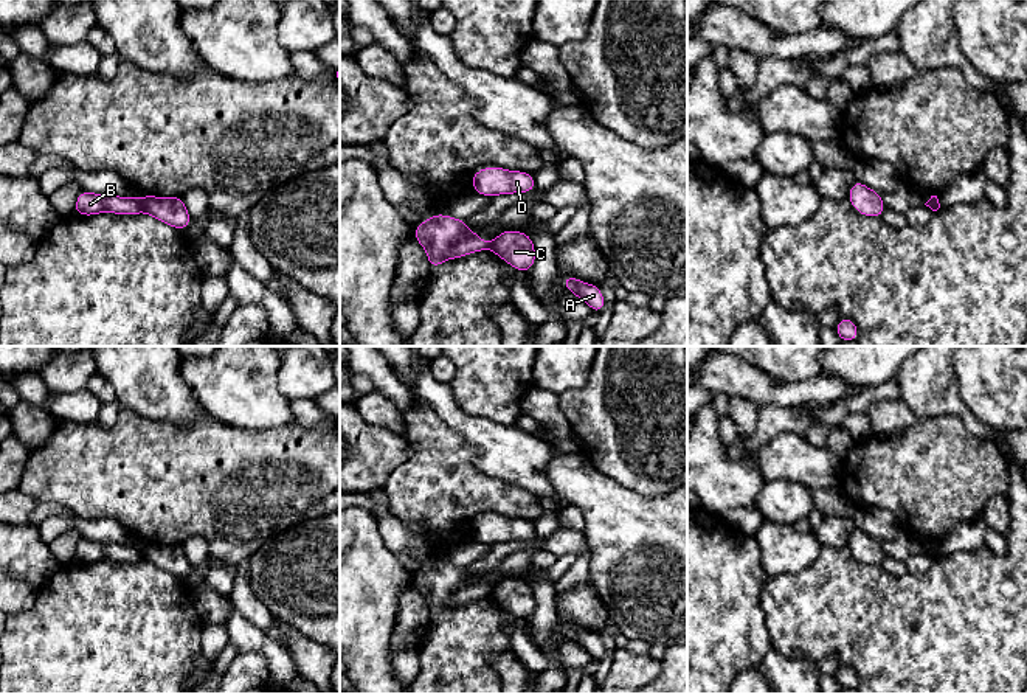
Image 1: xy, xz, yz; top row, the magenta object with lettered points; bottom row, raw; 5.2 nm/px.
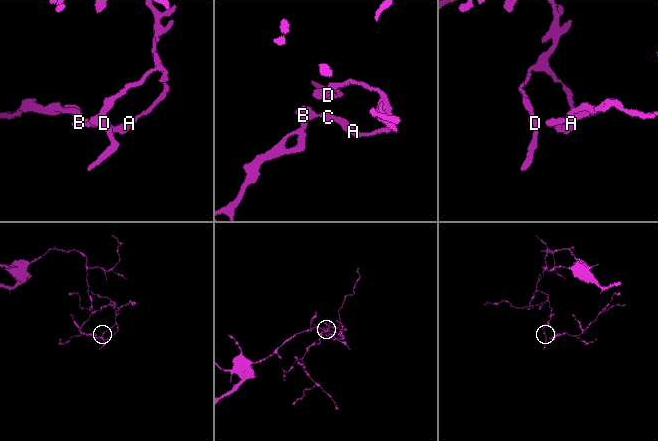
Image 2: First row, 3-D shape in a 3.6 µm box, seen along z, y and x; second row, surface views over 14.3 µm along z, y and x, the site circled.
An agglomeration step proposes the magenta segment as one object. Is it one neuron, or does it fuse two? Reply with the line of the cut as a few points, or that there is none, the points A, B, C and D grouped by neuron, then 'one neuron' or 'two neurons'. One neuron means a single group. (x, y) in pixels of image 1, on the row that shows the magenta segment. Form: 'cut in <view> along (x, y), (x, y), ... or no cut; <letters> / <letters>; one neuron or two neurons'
cut in xy along (138, 199), (143, 210); A C D / B; two neurons

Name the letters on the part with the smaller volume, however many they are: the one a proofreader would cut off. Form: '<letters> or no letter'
B

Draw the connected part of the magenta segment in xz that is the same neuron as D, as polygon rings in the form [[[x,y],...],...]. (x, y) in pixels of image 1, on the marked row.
[[[500,166],[478,169],[472,177],[473,191],[493,197],[500,194],[524,194],[535,189],[534,175],[523,171],[509,171]]]

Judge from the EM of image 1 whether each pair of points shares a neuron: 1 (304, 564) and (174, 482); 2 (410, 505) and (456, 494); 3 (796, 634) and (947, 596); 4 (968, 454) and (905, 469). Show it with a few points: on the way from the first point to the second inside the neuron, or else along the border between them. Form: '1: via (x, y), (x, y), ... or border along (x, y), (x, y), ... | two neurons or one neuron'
1: border along (301, 523), (272, 536), (244, 564) | two neurons
2: via (421, 494), (446, 494) | one neuron
3: via (833, 618), (909, 618) | one neuron
4: via (953, 469), (920, 469) | one neuron

